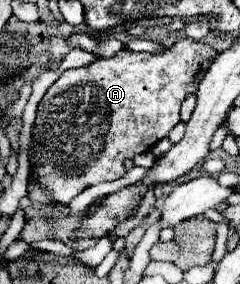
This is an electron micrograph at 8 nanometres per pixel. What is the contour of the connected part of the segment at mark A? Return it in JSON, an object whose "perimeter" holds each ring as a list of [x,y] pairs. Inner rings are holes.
{"perimeter":[[[181,39],[165,53],[135,53],[123,49],[109,59],[97,59],[91,65],[67,69],[49,87],[43,101],[39,103],[37,121],[33,127],[35,145],[41,157],[41,163],[37,163],[37,175],[49,195],[59,203],[69,203],[89,185],[123,177],[125,159],[133,159],[135,155],[149,151],[181,121],[181,103],[187,95],[197,93],[197,85],[213,63],[213,57],[217,57],[217,51],[211,45]]]}

